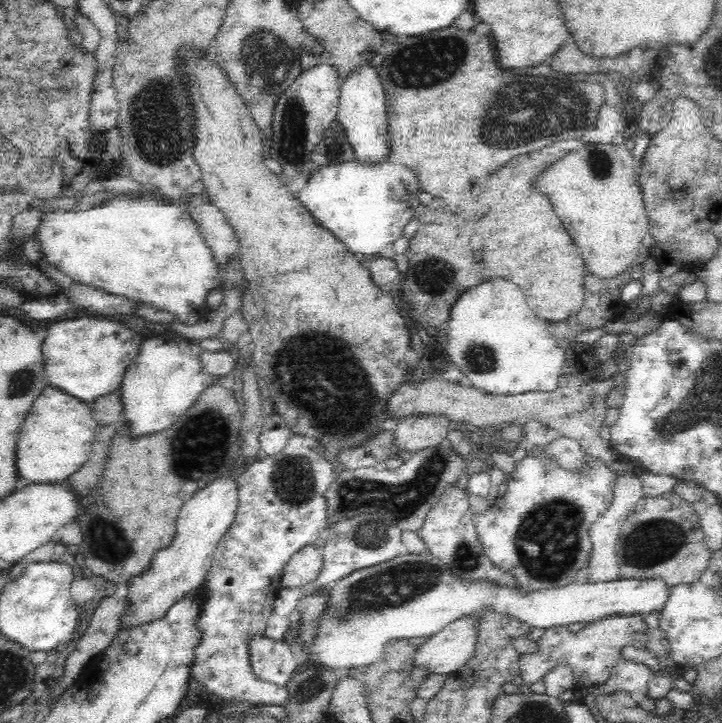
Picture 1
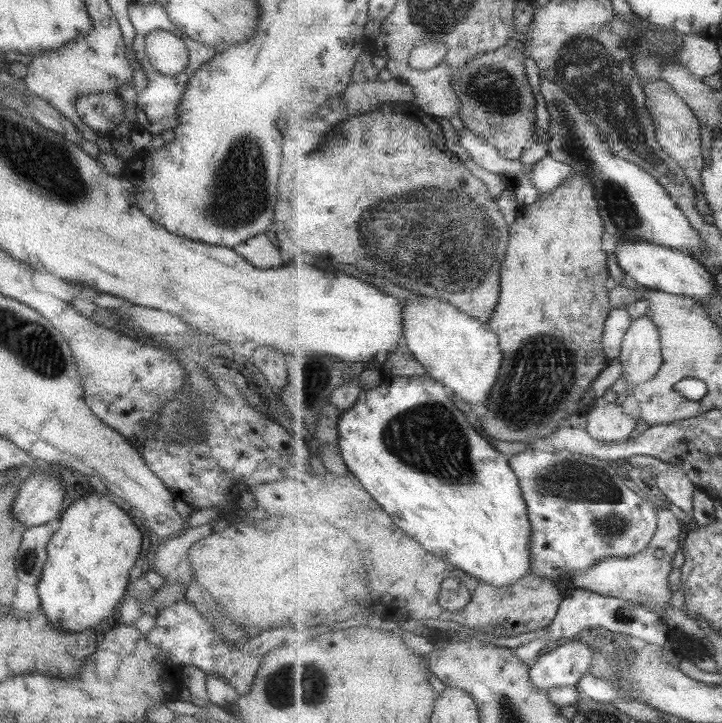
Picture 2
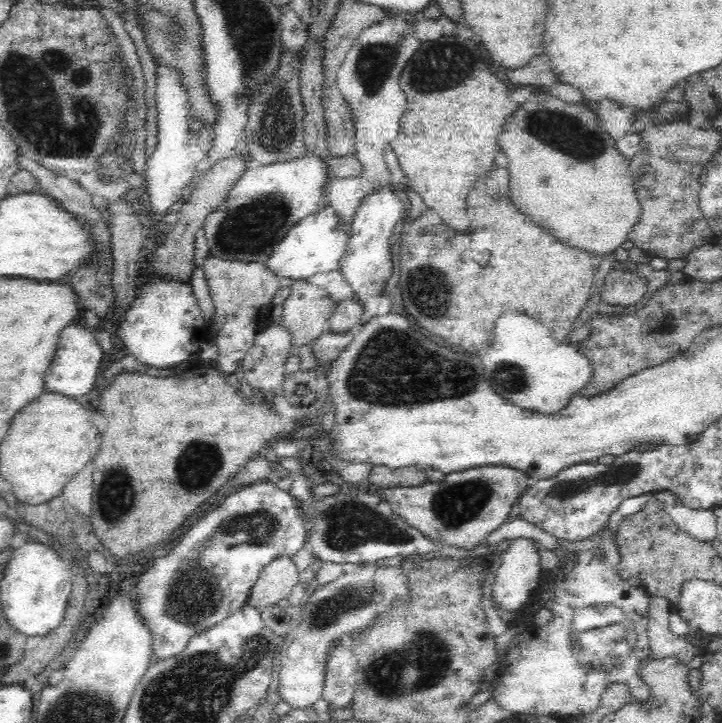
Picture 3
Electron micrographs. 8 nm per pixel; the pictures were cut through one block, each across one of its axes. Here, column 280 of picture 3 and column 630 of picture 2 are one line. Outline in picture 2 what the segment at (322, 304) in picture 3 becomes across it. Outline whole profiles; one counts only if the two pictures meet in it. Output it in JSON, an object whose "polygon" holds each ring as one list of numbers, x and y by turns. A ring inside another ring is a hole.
{"polygon":[[626,305,615,307,610,313,603,338,609,361,619,359,622,355,623,341,633,322]]}

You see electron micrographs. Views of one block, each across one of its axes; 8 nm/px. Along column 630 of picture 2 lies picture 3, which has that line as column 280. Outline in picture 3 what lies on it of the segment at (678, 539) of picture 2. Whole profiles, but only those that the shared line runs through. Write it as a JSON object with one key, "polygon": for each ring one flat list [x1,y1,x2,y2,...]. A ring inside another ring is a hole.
{"polygon":[[282,555,265,566,252,586,247,603,258,610,288,598,298,584,299,572,289,556]]}

